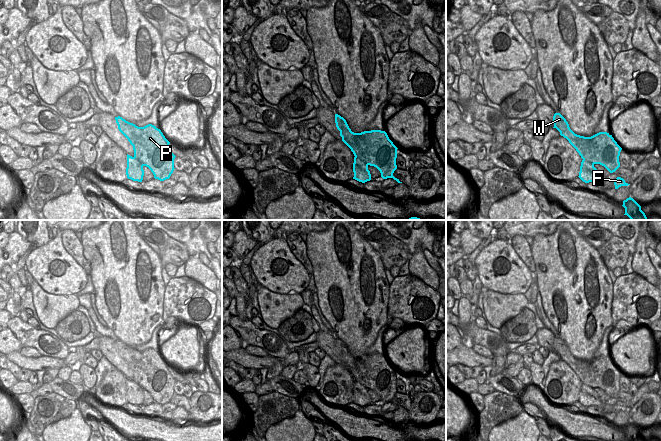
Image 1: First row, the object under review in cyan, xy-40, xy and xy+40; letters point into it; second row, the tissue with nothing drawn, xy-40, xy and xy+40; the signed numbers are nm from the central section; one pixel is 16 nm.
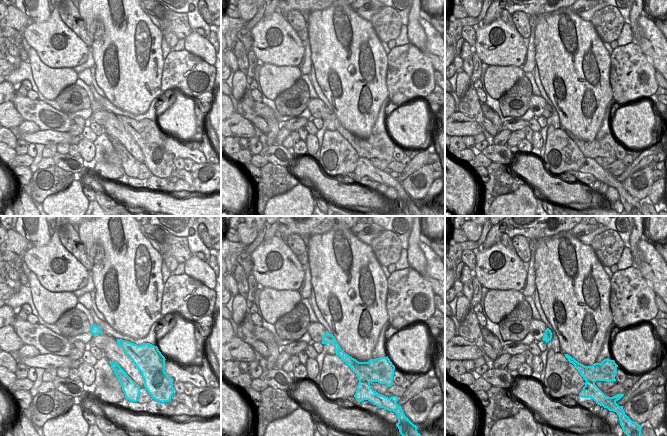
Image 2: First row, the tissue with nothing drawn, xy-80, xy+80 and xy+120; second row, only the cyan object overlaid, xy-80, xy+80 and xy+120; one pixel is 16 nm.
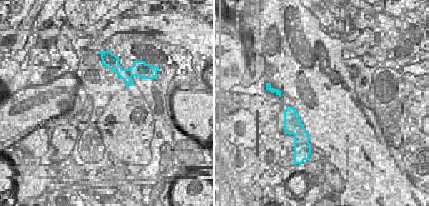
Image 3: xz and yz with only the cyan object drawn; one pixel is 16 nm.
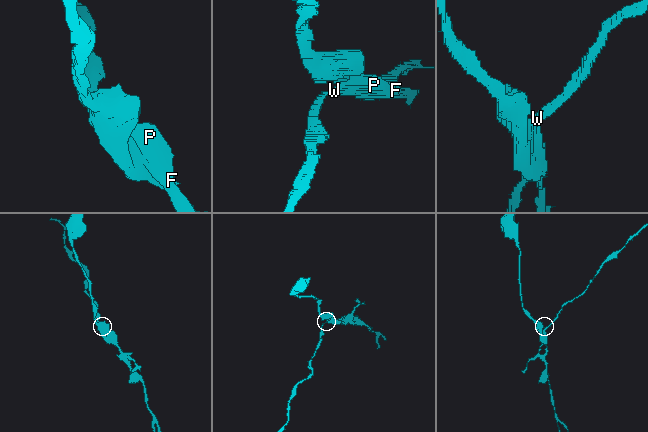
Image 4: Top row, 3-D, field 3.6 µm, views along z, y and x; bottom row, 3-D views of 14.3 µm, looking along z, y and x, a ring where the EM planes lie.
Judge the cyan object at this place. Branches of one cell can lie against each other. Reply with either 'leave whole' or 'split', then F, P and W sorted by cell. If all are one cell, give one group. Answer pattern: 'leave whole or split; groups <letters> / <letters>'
split; groups F / P W

